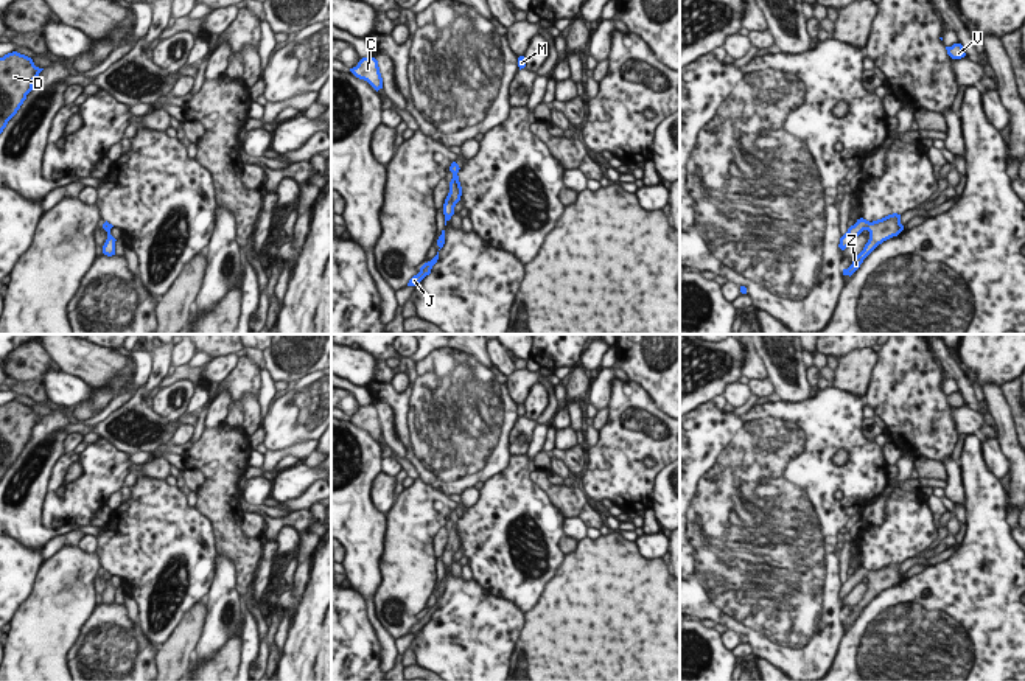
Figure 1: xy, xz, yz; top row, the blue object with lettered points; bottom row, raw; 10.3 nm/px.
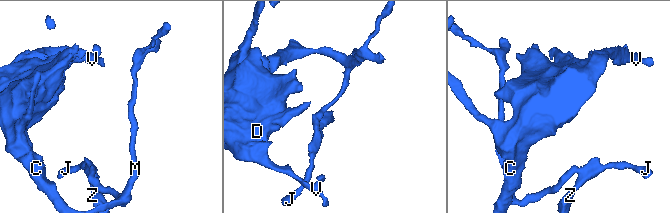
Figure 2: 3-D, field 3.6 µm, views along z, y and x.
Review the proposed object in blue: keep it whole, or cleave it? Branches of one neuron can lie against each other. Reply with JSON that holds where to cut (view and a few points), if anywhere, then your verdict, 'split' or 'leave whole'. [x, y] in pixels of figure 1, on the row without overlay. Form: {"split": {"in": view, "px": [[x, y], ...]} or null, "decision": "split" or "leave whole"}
{"split": null, "decision": "leave whole"}

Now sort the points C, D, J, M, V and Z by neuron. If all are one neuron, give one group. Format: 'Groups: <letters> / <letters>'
Groups: C D J M V Z

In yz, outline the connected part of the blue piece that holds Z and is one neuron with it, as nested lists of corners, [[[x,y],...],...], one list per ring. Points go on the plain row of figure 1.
[[[893,561],[877,569],[866,569],[863,566],[857,568],[854,574],[840,586],[838,595],[845,599],[863,578],[869,580],[869,588],[865,592],[863,599],[852,608],[852,613],[848,617],[843,617],[843,623],[852,623],[863,608],[883,589],[897,585],[904,574],[901,572],[901,563]]]

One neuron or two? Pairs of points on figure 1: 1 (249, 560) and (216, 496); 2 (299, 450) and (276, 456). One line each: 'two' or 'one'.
1: one
2: one

